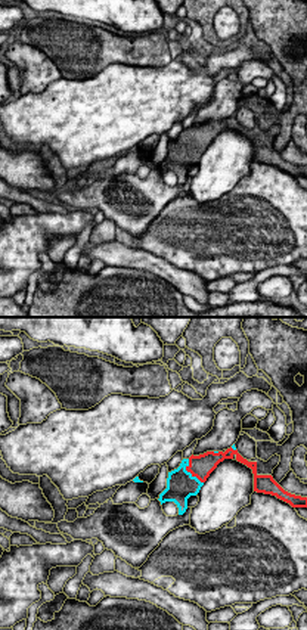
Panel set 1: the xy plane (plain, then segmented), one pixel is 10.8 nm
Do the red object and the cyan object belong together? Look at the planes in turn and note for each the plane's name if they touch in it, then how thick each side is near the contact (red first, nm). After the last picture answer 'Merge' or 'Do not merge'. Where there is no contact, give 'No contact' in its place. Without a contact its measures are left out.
Touches red in xy. Thickness 240 nm (red) against 320 nm

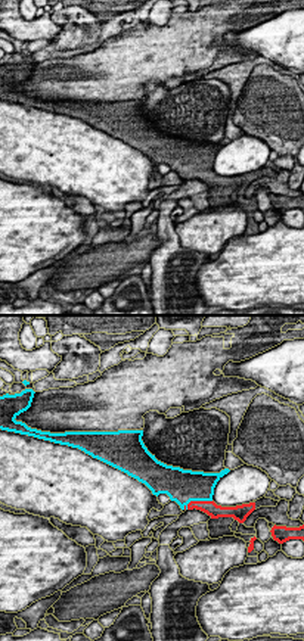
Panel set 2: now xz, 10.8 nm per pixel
Touches red in xz. Thickness 160 nm (red) against 360 nm

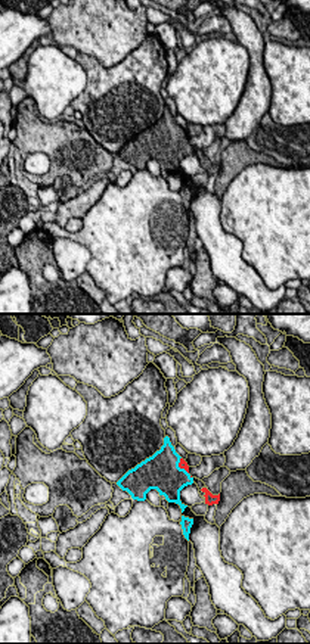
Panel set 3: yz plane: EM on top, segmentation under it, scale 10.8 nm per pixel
Touches red in yz. Thickness 90 nm (red) against 400 nm

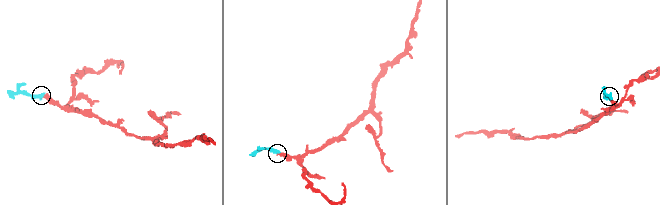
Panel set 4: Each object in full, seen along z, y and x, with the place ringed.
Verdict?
Merge

